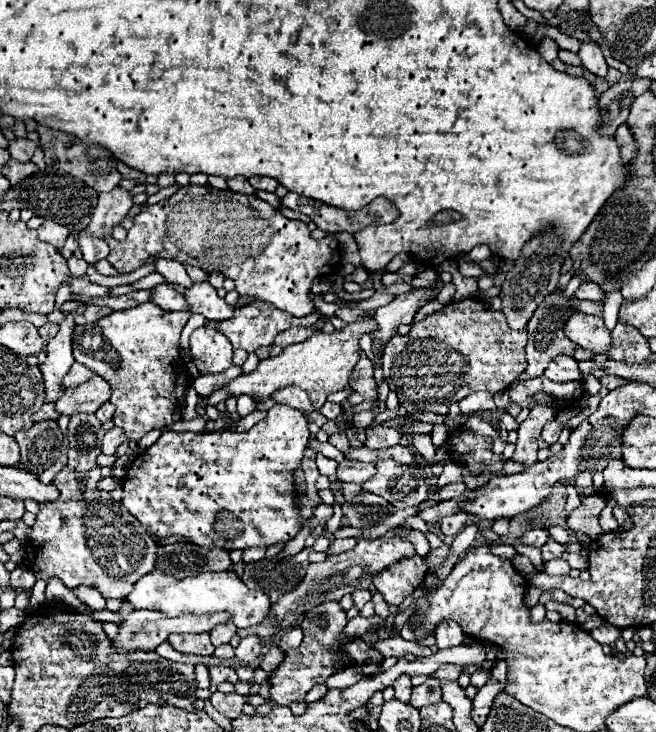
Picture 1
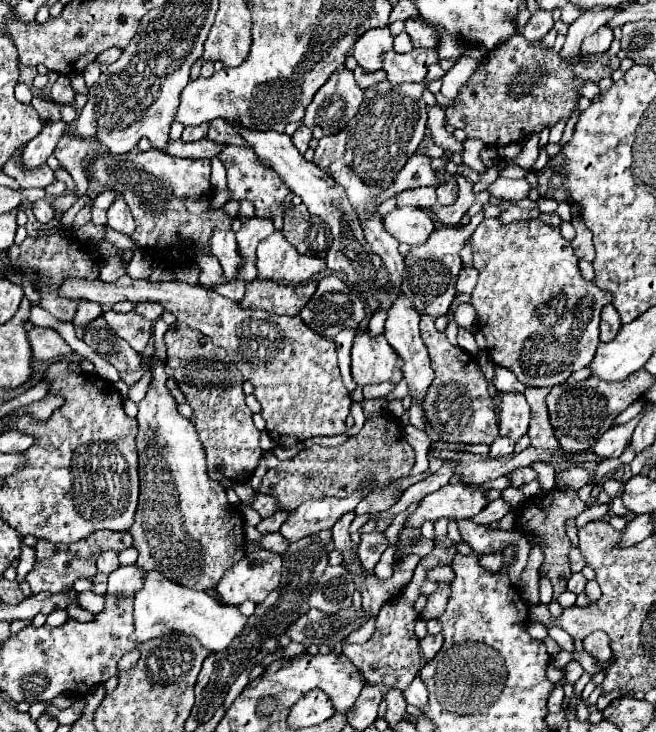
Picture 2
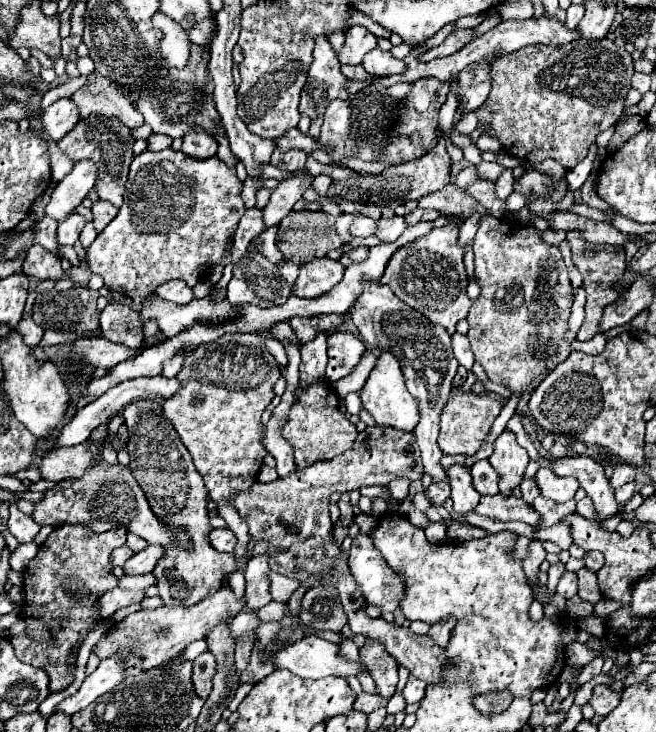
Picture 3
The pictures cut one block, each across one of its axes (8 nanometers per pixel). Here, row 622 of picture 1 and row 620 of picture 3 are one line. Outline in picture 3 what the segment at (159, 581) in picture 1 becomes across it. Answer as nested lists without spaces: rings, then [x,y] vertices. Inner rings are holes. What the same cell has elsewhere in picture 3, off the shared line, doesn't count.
[[[240,612],[236,618],[234,618],[234,622],[232,622],[232,634],[234,634],[234,638],[240,638],[246,630],[256,630],[260,626],[260,620],[256,618],[256,614],[254,612]]]

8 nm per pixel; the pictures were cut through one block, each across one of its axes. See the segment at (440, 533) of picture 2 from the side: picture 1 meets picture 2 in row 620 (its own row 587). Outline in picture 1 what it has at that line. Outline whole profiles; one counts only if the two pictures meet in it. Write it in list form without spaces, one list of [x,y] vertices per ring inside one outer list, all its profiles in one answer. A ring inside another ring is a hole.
[[[412,556],[410,560],[398,560],[398,564],[390,564],[390,568],[376,574],[374,586],[388,604],[402,604],[424,578],[426,566],[422,564],[422,558]]]

